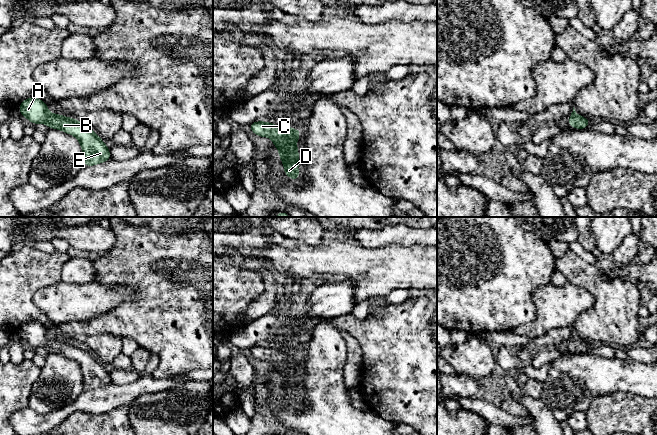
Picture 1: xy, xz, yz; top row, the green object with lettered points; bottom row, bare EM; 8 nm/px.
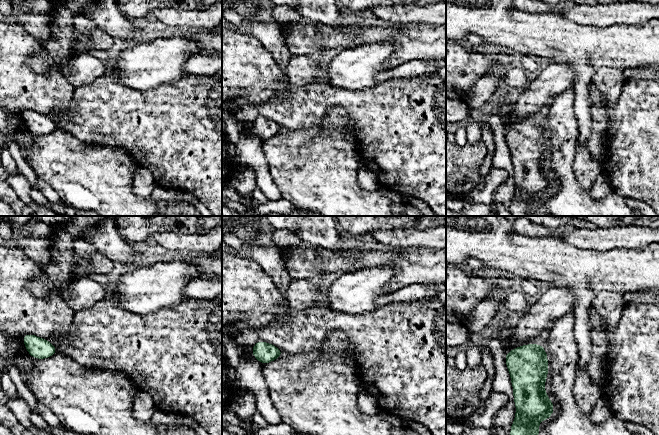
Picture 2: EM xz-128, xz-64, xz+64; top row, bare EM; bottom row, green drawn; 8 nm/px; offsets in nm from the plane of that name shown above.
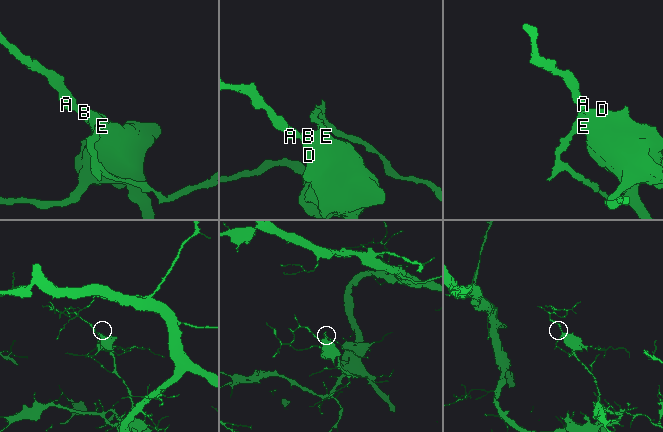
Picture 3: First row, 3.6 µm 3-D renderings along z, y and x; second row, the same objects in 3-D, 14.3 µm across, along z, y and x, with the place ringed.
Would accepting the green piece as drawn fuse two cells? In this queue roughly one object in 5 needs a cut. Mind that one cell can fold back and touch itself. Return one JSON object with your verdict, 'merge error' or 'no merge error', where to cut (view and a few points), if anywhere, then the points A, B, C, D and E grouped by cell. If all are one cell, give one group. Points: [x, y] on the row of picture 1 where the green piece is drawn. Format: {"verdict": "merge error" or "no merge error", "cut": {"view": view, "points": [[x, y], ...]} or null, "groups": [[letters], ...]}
{"verdict": "no merge error", "cut": null, "groups": [["A", "B", "C", "D", "E"]]}

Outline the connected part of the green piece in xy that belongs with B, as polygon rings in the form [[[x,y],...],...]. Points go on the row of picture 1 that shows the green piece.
[[[26,98],[20,103],[18,111],[33,125],[43,123],[49,129],[58,129],[76,137],[83,152],[84,167],[111,160],[109,147],[89,126],[74,118],[51,113],[42,99]]]

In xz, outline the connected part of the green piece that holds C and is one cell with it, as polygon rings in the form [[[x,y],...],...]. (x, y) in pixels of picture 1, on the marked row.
[[[266,121],[250,123],[252,133],[259,137],[269,137],[279,151],[279,158],[284,166],[284,173],[291,180],[299,180],[299,152],[296,141],[301,136],[301,130],[287,126],[277,126]]]

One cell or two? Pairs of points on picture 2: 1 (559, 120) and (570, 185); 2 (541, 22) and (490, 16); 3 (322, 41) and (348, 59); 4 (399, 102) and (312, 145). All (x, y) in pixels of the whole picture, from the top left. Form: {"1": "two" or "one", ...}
{"1": "one", "2": "one", "3": "two", "4": "two"}

